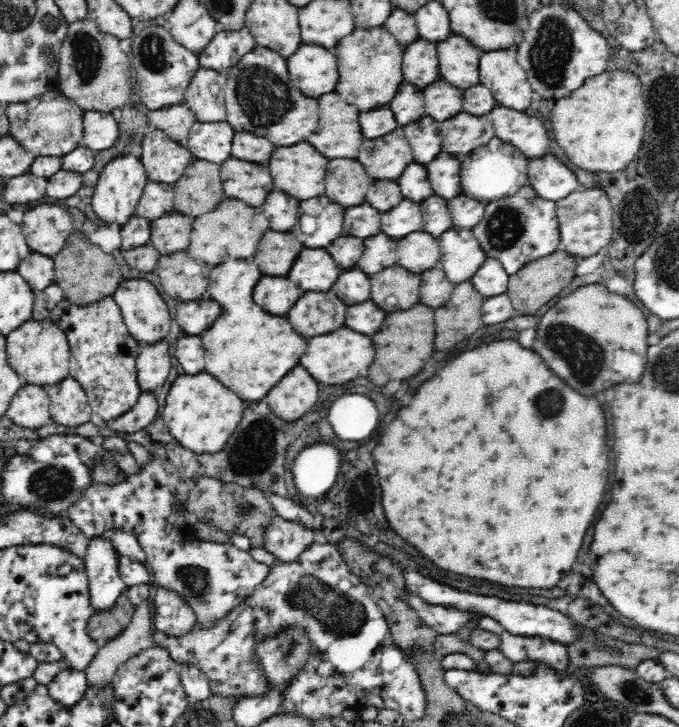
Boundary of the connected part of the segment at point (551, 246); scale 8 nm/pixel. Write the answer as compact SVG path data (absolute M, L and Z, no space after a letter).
M530 185L521 186L516 194L487 203L484 218L471 231L487 256L498 259L509 276L528 262L552 254L561 241L555 202L538 197Z

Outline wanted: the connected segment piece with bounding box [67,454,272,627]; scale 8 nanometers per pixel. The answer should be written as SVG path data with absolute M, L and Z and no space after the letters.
M151 454L148 464L140 466L140 472L126 475L124 482L118 484L92 484L81 492L79 499L67 508L67 515L71 521L88 537L88 540L97 536L103 536L106 530L133 530L137 536L142 550L146 554L146 565L152 568L154 574L154 586L162 586L176 592L182 597L190 608L196 613L196 623L200 627L209 627L214 621L225 617L235 606L246 600L254 589L266 578L272 566L254 561L249 552L228 543L206 542L200 545L200 540L193 535L185 535L180 532L182 525L178 518L181 506L176 502L177 488L184 479L176 466L168 459Z

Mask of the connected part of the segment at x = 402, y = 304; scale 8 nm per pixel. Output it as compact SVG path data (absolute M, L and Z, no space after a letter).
M390 266L378 274L372 274L372 300L386 312L406 310L420 302L418 288L421 286L419 274L408 272L402 266Z

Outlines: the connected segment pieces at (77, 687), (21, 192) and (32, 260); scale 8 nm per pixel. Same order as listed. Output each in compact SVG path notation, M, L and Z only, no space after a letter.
M70 668L61 670L54 680L47 684L49 696L66 707L74 706L74 703L82 700L87 688L85 671Z
M24 174L18 178L10 178L4 184L2 198L8 204L28 204L46 196L46 178L38 178L32 174Z
M44 254L28 255L19 262L16 268L34 291L43 291L47 286L54 284L55 270L52 257Z

